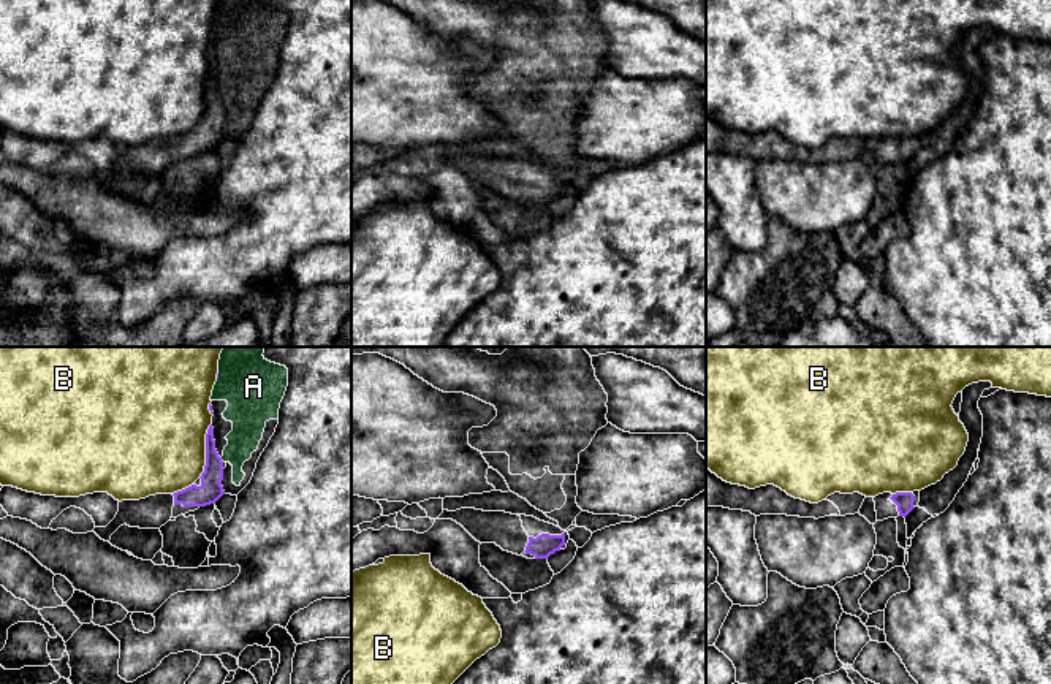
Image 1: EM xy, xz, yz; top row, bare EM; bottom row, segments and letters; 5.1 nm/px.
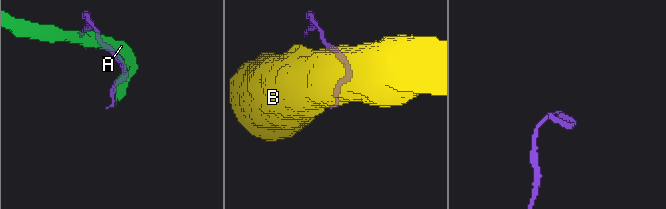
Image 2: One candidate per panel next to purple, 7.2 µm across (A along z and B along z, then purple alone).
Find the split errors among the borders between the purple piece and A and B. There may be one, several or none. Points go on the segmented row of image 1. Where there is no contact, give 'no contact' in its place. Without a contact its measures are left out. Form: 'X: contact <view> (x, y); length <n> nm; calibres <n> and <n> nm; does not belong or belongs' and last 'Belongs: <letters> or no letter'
A: contact xy (220, 459); length 30 nm; calibres 120 and 180 nm; does not belong
B: contact xy (206, 450); length 280 nm; calibres 120 and 500 nm; does not belong
Belongs: no letter

